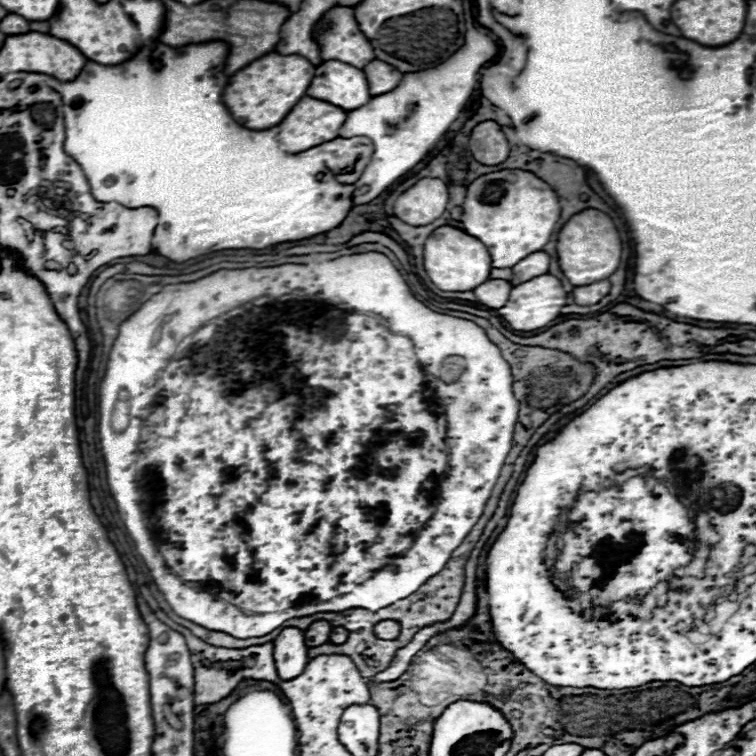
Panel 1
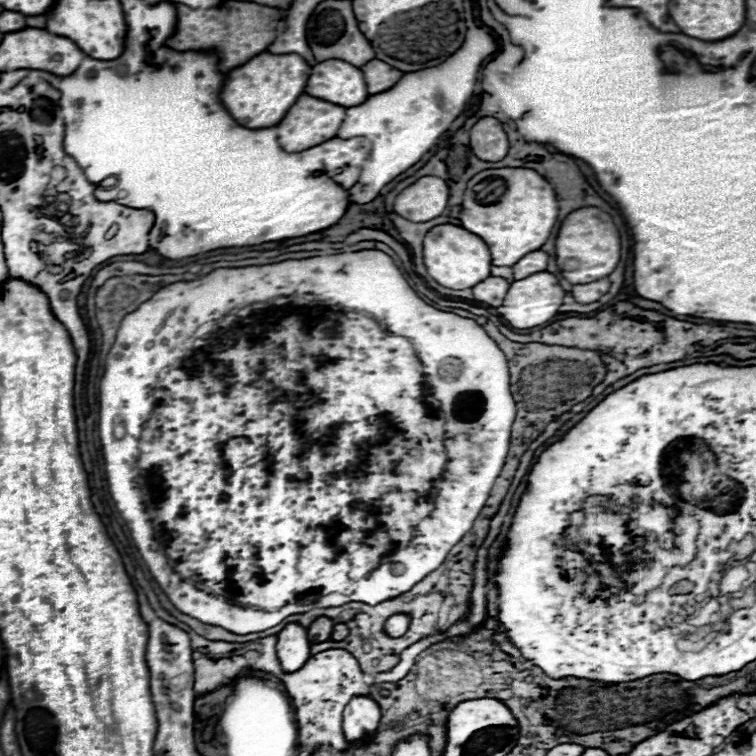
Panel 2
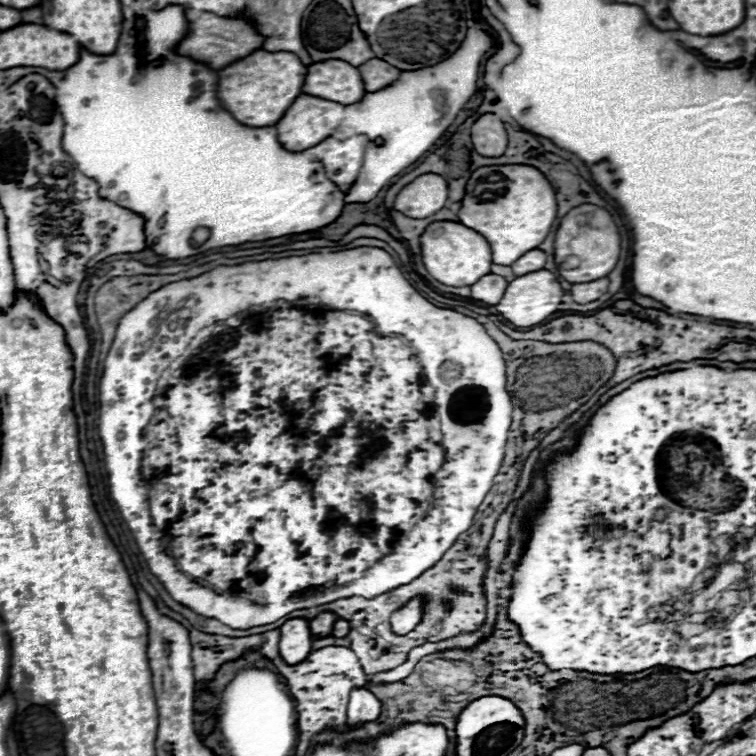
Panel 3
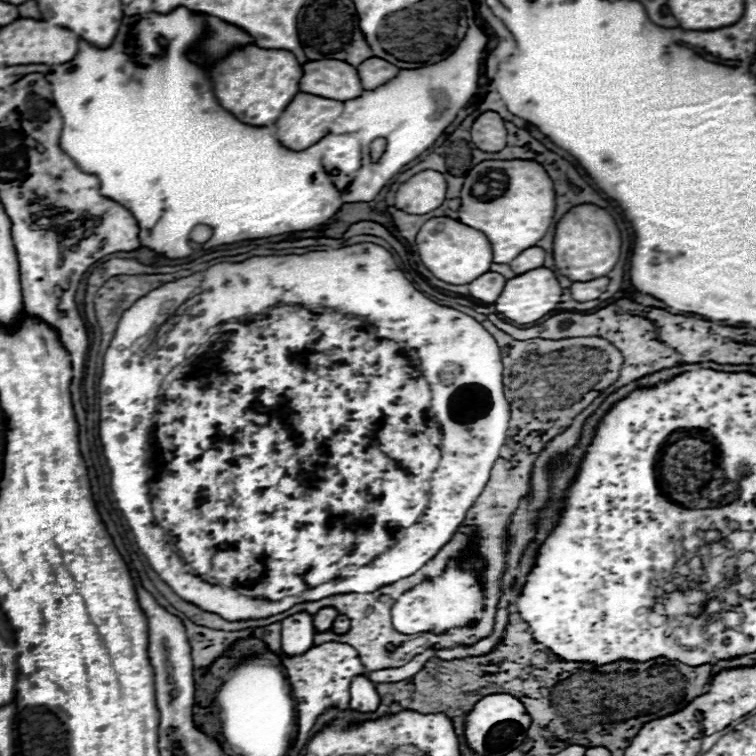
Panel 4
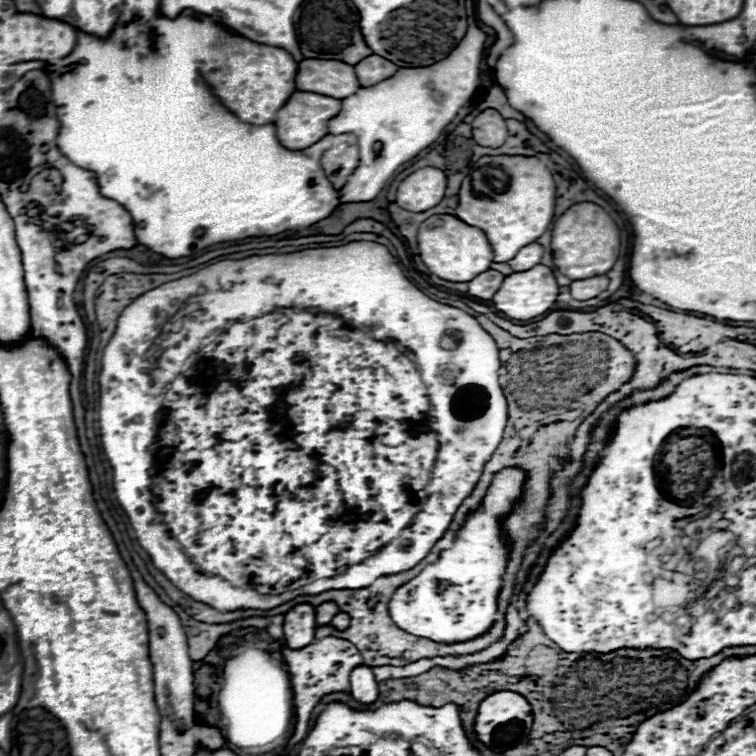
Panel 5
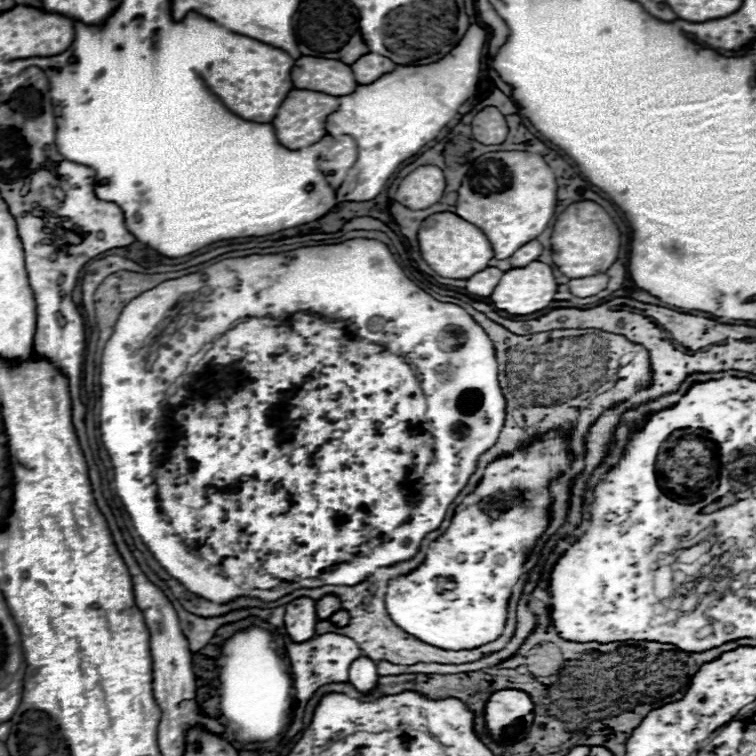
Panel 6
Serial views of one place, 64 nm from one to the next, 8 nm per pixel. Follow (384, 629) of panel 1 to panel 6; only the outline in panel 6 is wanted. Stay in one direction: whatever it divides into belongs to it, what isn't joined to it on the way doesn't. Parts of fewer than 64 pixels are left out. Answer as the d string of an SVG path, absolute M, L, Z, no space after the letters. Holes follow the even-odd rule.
M548 432L536 438L528 448L518 448L512 456L500 456L484 470L472 498L462 498L458 510L440 542L428 550L424 562L408 574L396 576L386 588L386 612L392 622L414 638L444 650L472 650L480 644L496 640L508 618L508 602L514 586L524 574L524 564L530 560L538 538L550 524L550 508L554 506L550 482L554 470L564 470L572 464L572 450L562 432Z

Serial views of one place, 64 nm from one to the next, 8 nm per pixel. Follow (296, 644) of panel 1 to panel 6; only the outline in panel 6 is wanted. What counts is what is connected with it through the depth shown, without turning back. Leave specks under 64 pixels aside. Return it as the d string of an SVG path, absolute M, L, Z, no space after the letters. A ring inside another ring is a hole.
M300 596L286 604L284 626L286 626L288 636L294 642L304 642L314 636L314 626L318 622L314 604L316 604L316 600L308 598L308 596Z

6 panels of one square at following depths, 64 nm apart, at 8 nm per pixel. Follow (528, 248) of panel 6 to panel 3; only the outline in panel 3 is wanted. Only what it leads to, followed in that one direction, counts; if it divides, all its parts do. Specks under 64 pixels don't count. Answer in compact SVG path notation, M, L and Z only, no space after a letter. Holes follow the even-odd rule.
M534 248L532 252L526 252L524 256L520 256L520 260L516 260L516 264L512 264L512 270L516 276L524 276L528 272L542 270L544 264L546 264L546 252Z

